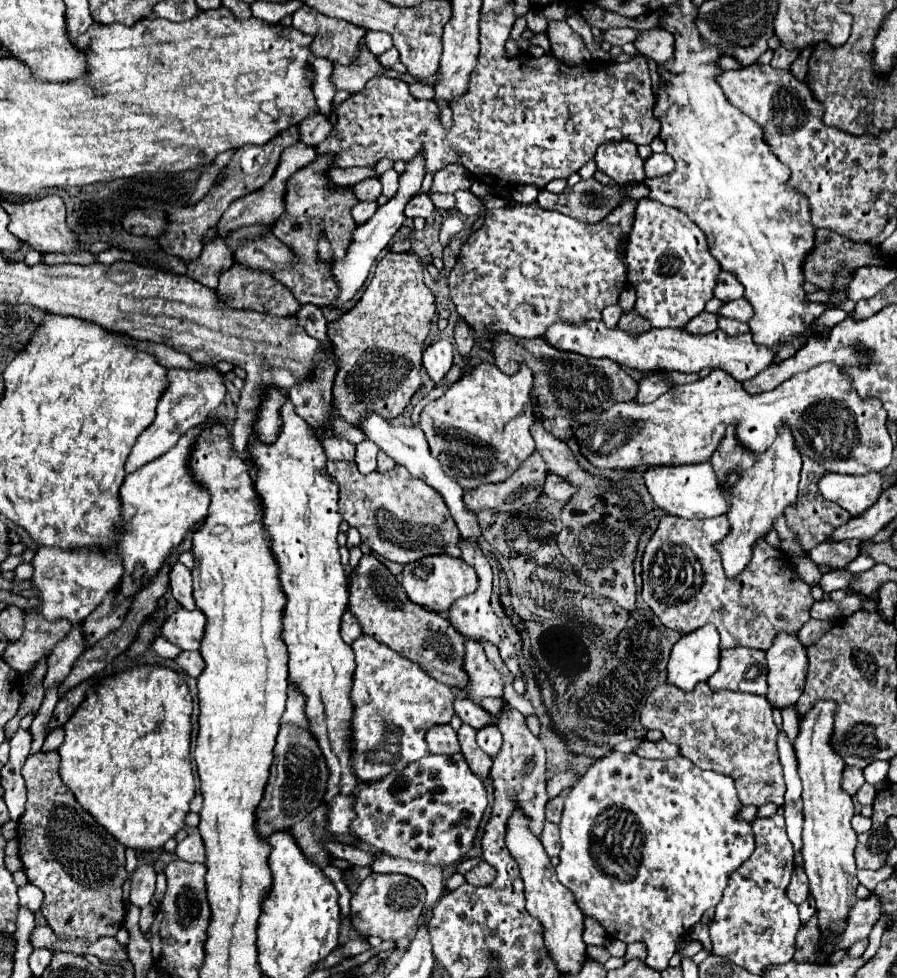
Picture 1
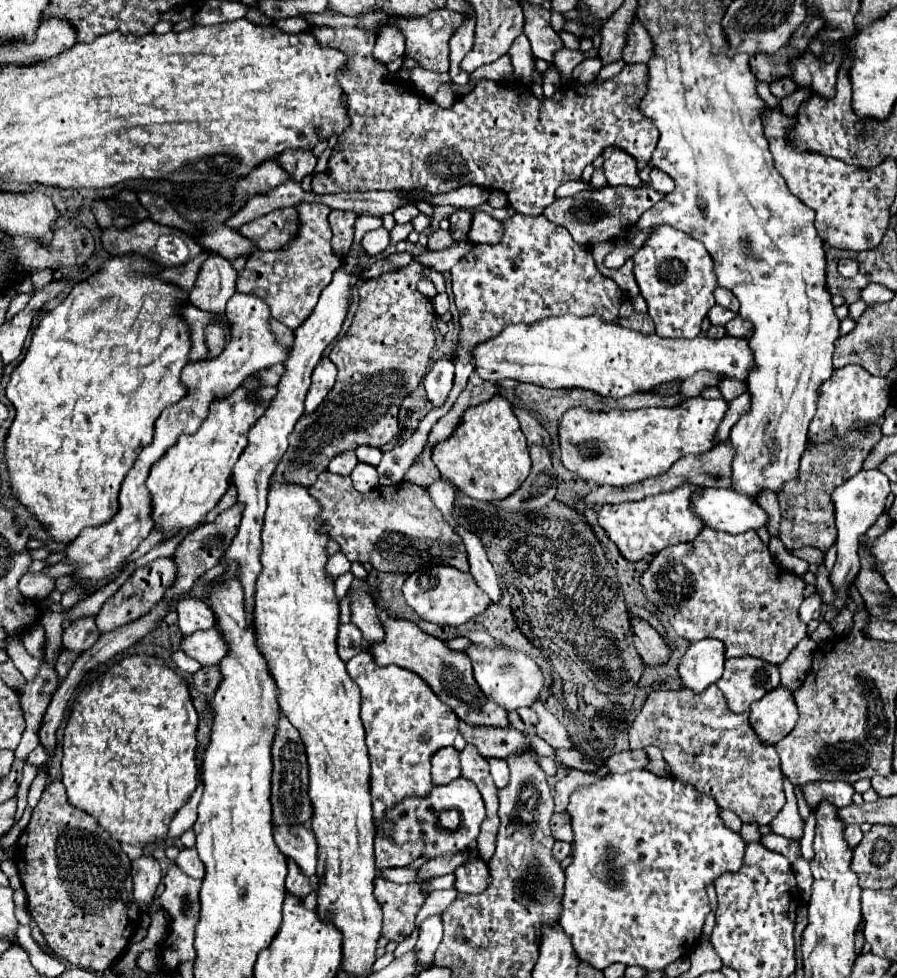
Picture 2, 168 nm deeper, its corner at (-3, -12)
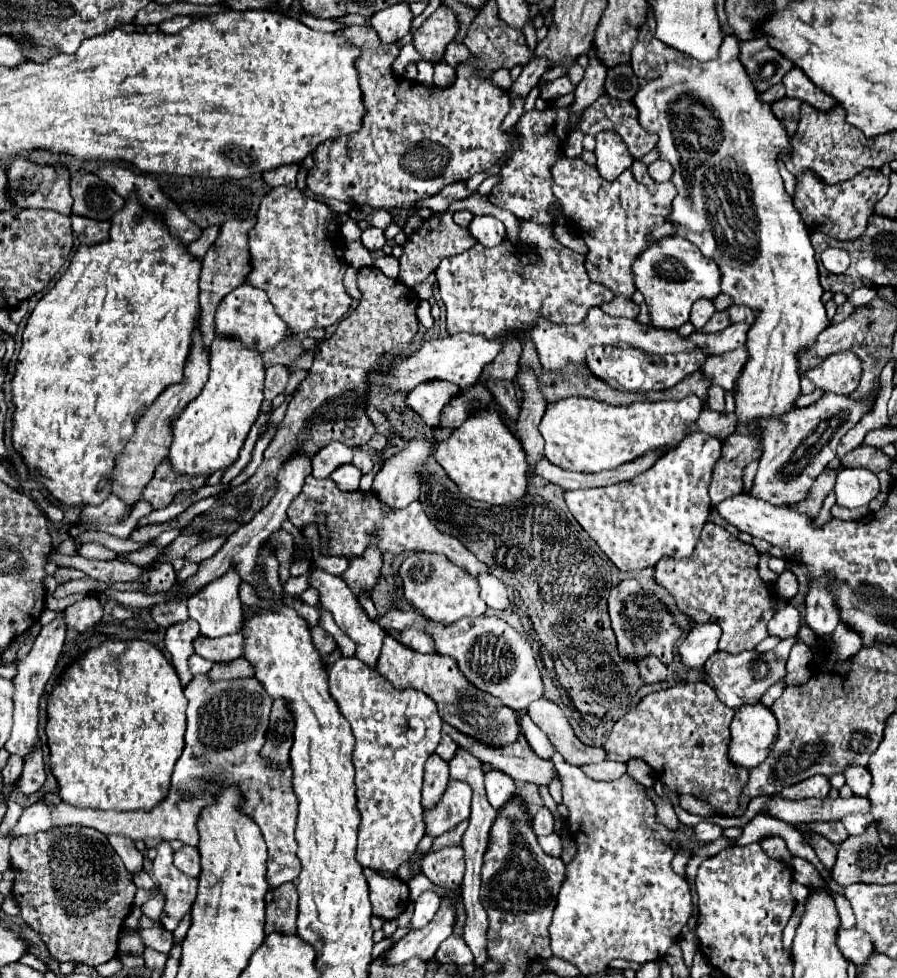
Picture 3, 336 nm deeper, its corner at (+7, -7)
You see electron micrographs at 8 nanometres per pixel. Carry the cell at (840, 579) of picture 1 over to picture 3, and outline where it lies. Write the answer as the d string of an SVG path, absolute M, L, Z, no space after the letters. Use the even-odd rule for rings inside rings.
M787 603L781 611L777 611L773 615L773 619L767 623L767 633L771 637L779 637L779 639L787 639L787 637L795 637L799 631L799 611L797 607L793 607L791 603Z

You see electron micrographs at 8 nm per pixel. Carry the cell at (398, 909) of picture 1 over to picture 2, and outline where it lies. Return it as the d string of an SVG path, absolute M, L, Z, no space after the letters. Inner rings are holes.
M385 878L375 880L375 898L383 910L383 938L403 942L415 930L415 916L425 896L417 884L395 884Z

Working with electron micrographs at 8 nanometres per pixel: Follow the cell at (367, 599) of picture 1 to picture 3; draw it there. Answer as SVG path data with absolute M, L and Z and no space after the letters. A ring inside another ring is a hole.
M385 637L383 649L377 661L377 673L387 677L395 689L417 689L429 695L437 707L439 715L445 723L455 727L457 731L489 745L489 747L505 747L517 741L521 727L519 727L519 715L513 713L509 707L499 703L493 695L487 695L479 691L475 685L471 685L461 671L457 669L455 659L443 657L443 655L421 655L413 649L401 645L393 637ZM465 713L465 715L463 715ZM465 717L465 719L463 719Z

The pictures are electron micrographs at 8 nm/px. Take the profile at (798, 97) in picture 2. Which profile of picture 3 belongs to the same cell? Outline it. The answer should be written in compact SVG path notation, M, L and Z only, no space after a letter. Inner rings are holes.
M789 97L779 99L779 101L775 101L775 103L771 105L775 117L781 121L781 125L785 127L785 131L787 131L789 137L793 137L795 131L797 131L797 123L799 123L799 105L801 105L799 99L789 99Z

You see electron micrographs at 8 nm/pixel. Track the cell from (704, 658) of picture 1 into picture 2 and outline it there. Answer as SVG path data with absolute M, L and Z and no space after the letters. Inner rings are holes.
M717 638L693 642L677 668L681 684L691 692L703 692L707 686L715 684L723 674L723 650L725 646Z

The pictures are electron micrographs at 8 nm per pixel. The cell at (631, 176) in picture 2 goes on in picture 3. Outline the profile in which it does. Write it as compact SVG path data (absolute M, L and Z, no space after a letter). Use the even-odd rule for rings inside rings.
M601 131L597 137L597 147L595 147L595 155L597 155L597 171L603 179L613 181L617 179L625 169L629 169L633 165L633 155L627 151L627 145L623 143L623 139L613 133L613 131Z

